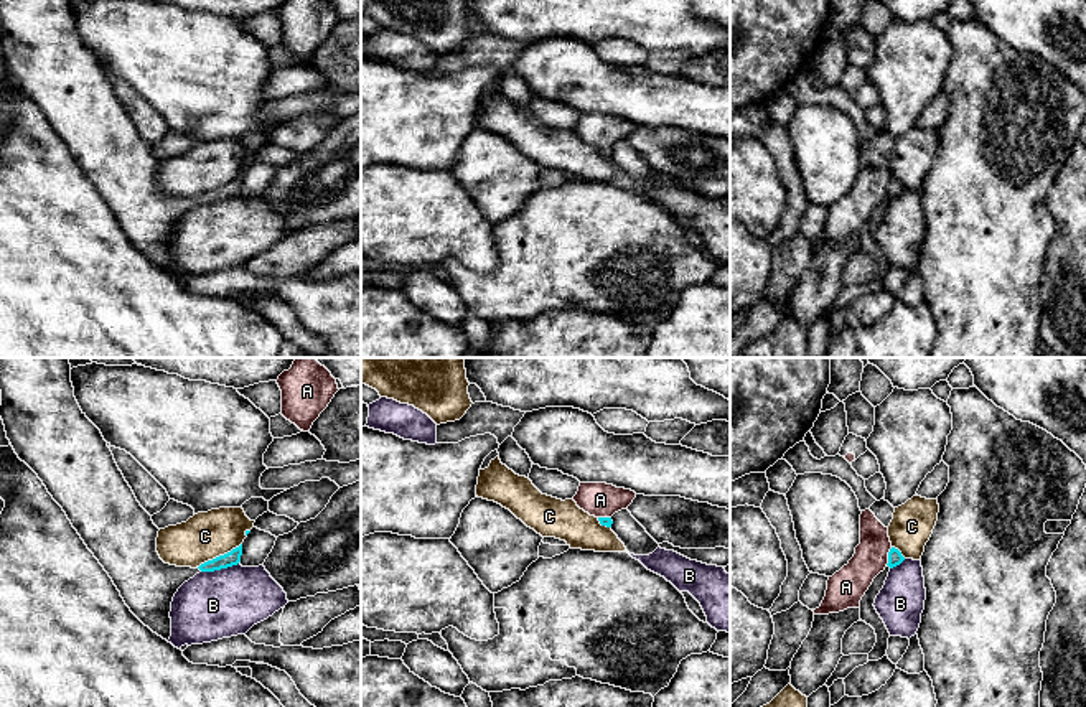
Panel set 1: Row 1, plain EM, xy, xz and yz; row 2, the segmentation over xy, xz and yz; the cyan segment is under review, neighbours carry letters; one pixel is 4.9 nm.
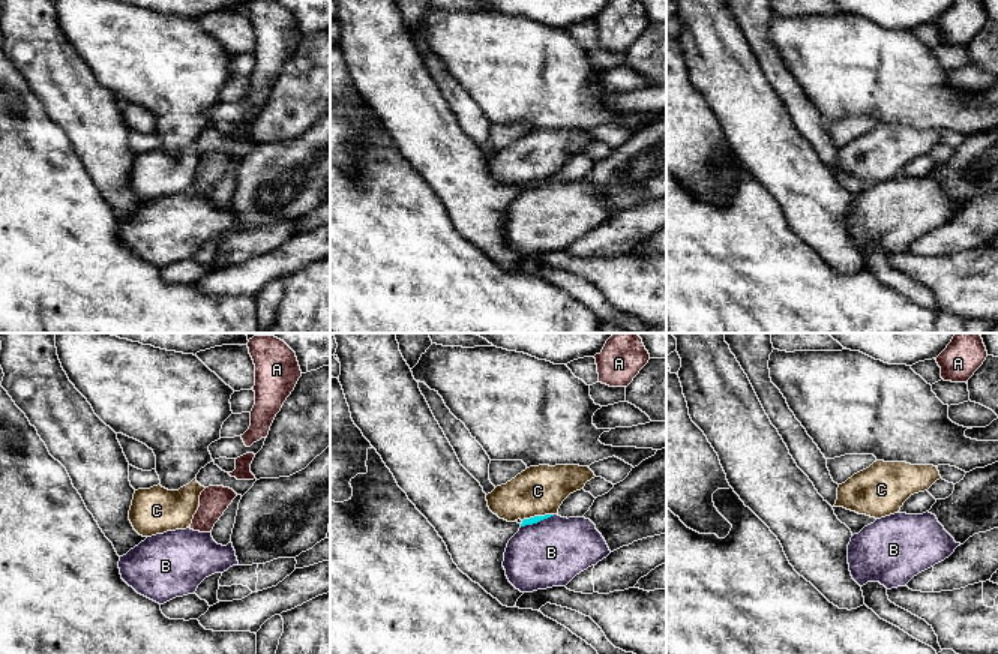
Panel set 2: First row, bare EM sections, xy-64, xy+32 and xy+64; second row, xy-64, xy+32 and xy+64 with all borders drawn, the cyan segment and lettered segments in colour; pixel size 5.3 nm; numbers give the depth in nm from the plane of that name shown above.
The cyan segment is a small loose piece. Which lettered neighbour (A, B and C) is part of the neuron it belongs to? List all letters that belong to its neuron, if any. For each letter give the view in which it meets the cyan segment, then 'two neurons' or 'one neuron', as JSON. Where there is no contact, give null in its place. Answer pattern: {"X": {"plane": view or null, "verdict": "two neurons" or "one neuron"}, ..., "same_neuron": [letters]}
{"A": {"plane": "yz", "verdict": "two neurons"}, "B": {"plane": "xy", "verdict": "two neurons"}, "C": {"plane": "xy", "verdict": "two neurons"}, "same_neuron": []}

